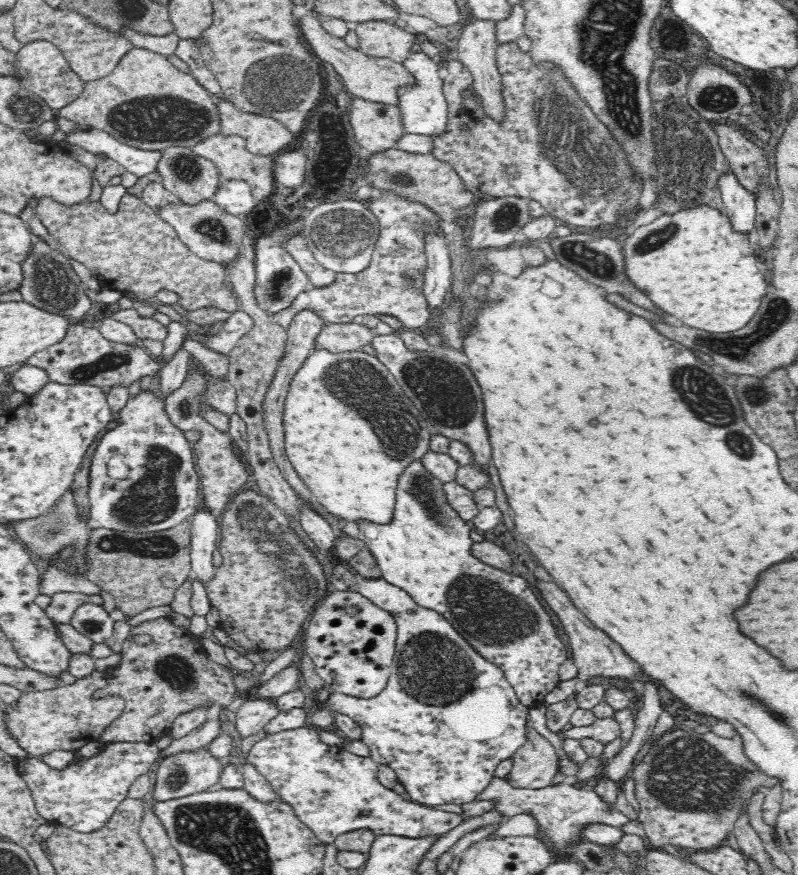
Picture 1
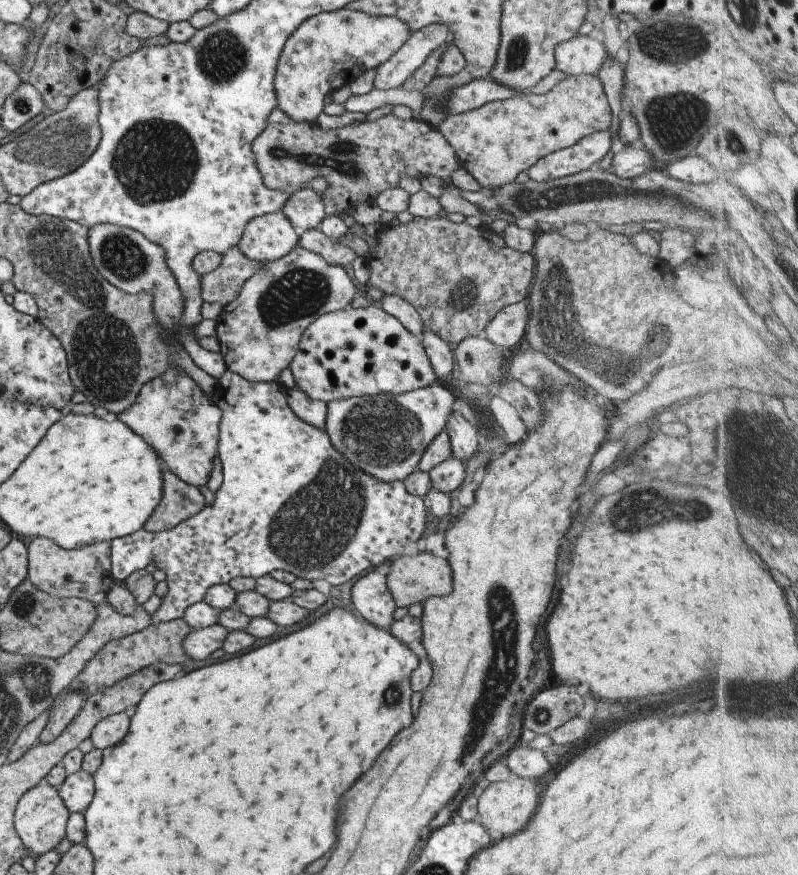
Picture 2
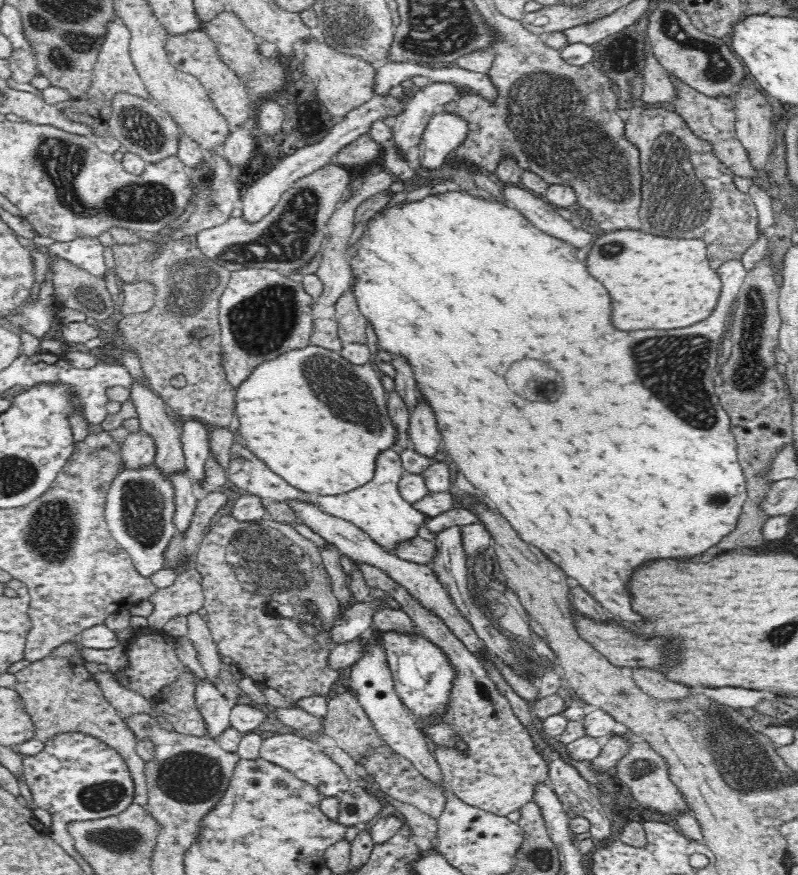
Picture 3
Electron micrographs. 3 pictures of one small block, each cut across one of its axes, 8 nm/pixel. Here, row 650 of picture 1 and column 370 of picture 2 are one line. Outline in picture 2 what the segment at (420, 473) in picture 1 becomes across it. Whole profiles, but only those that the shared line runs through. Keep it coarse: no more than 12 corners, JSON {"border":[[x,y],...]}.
{"border":[[225,371],[210,505],[108,542],[182,618],[273,570],[343,584],[403,556],[425,507]]}

